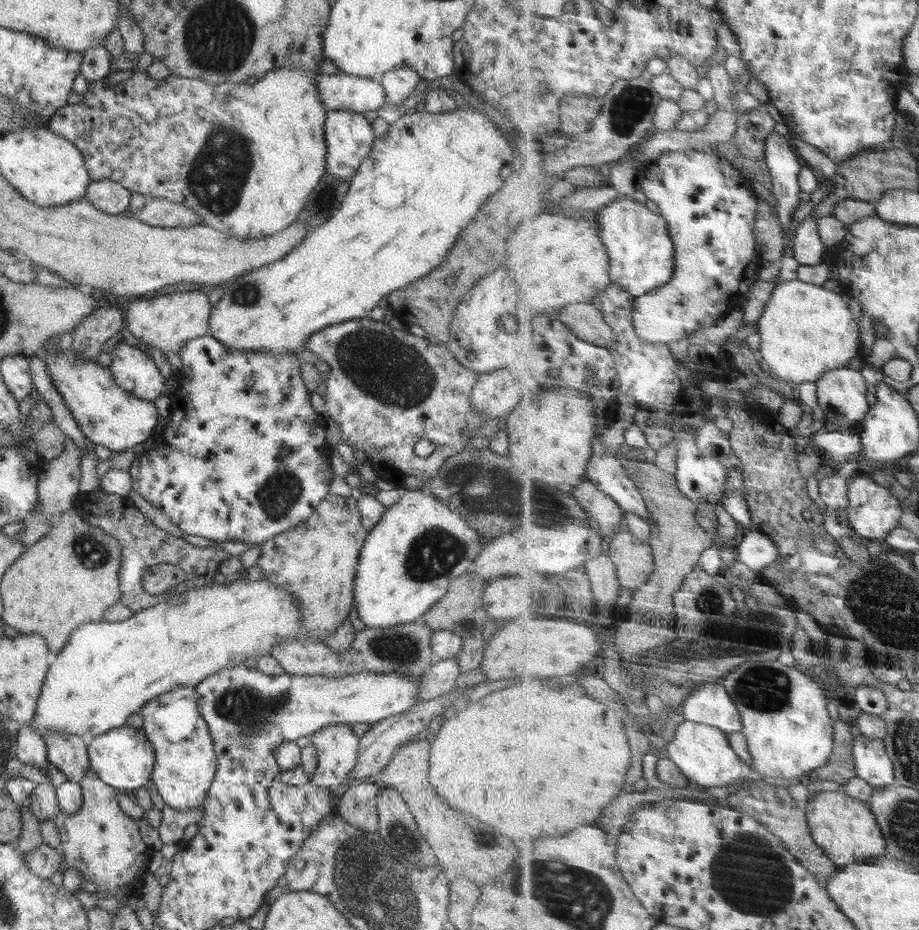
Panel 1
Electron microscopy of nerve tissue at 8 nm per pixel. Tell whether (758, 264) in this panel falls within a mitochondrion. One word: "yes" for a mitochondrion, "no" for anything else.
no

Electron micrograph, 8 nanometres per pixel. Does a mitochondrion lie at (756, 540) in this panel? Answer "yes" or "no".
no

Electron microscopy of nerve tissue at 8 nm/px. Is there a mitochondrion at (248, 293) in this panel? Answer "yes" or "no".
yes

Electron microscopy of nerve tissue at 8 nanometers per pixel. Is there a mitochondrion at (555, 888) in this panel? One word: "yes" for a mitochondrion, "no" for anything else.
yes

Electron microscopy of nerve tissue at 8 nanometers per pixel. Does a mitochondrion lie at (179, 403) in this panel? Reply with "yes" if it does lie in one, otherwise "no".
no

